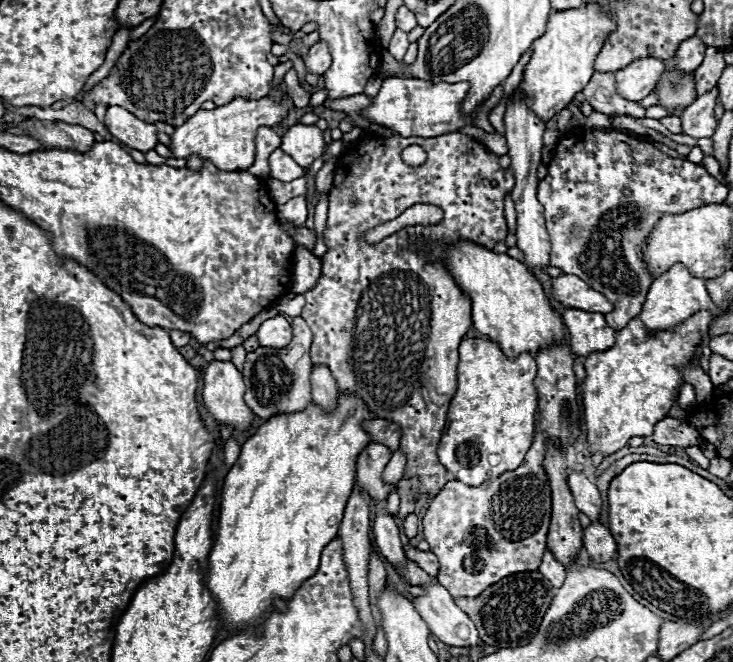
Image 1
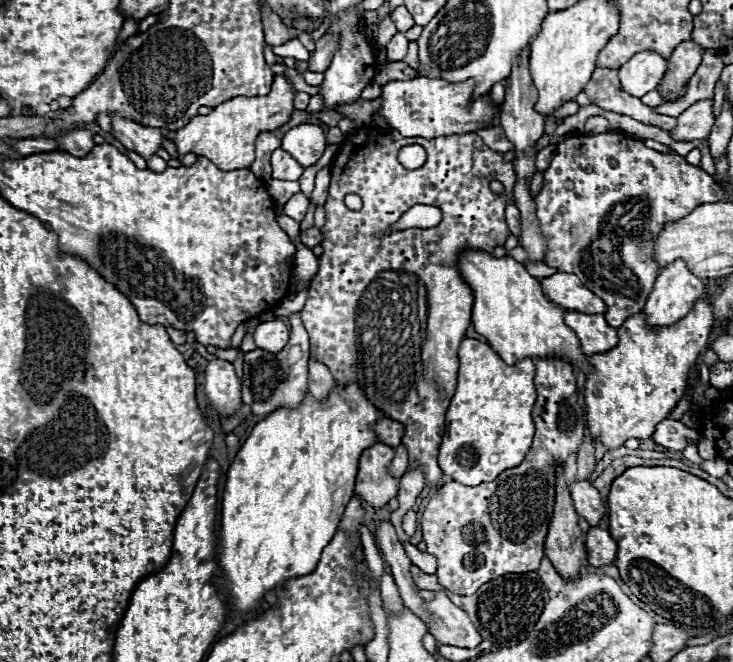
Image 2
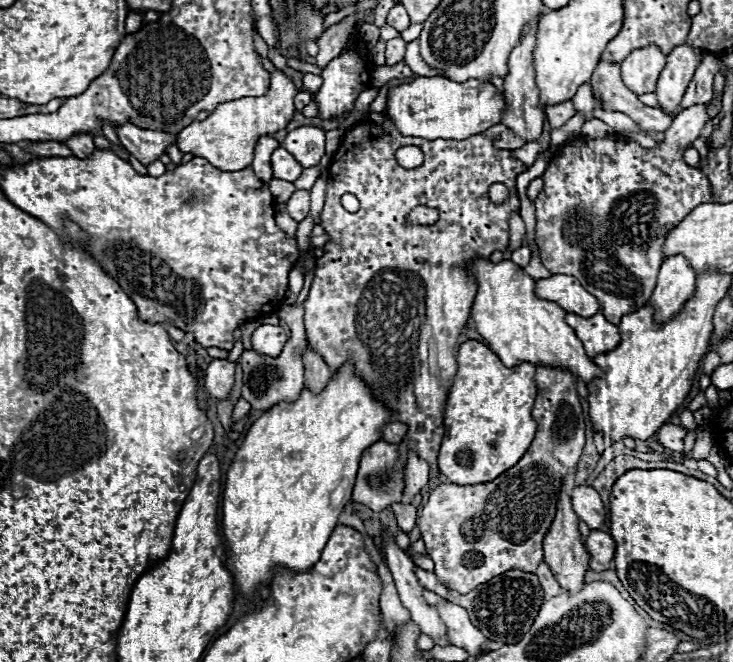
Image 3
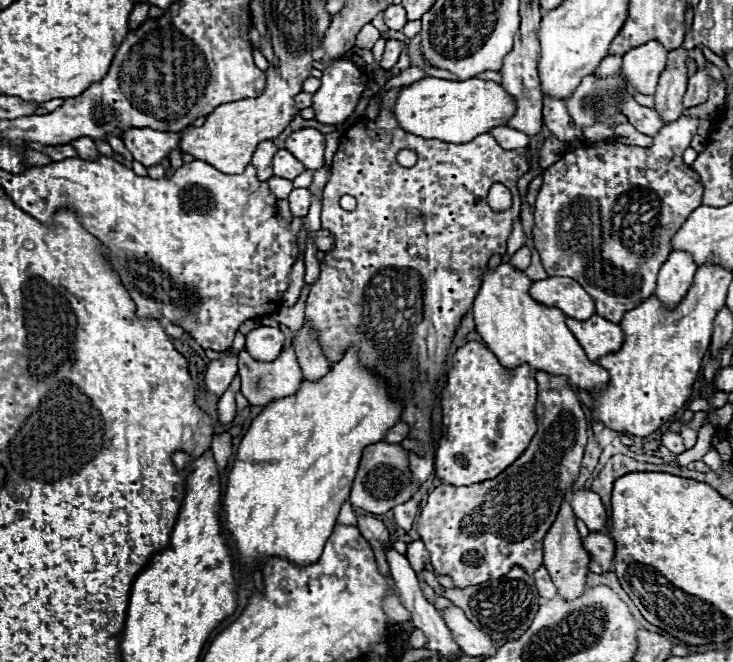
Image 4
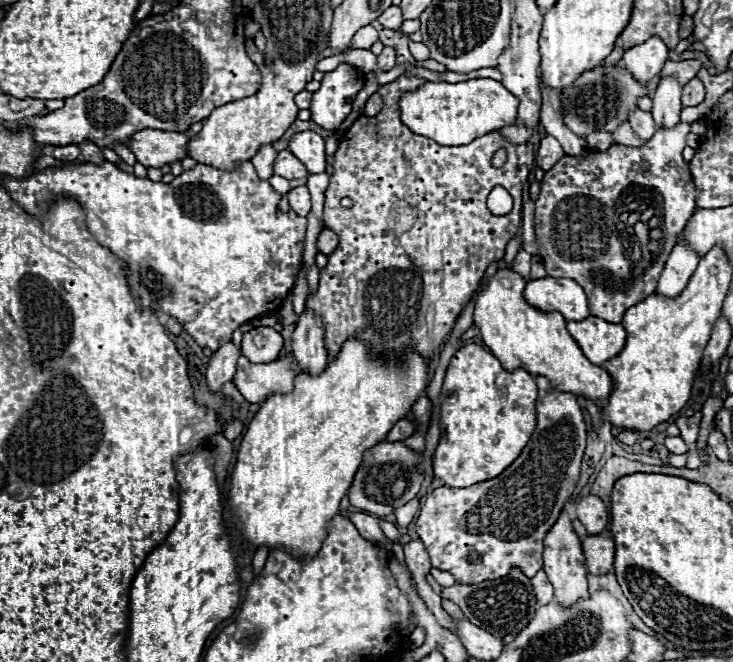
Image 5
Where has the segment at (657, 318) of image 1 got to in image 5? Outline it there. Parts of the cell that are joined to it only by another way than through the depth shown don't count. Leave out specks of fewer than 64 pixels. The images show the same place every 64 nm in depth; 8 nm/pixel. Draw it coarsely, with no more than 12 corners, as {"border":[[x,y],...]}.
{"border":[[678,242],[656,292],[676,298],[698,266],[688,242]]}

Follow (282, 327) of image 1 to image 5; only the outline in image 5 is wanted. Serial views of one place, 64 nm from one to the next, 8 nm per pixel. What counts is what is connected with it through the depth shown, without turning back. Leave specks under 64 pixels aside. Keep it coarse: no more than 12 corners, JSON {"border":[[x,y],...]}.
{"border":[[252,328],[242,336],[242,354],[268,364],[282,350],[274,328]]}

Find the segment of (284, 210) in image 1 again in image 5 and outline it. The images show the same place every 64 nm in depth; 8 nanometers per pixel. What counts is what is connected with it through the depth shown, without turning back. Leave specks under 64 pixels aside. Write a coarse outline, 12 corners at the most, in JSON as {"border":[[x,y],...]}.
{"border":[[306,186],[288,192],[290,208],[298,216],[310,212],[310,192]]}

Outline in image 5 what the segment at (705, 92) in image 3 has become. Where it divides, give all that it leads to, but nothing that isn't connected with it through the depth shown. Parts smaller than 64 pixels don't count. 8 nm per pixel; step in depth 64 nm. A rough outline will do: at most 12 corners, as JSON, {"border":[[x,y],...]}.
{"border":[[692,78],[682,88],[682,104],[698,106],[704,86]]}

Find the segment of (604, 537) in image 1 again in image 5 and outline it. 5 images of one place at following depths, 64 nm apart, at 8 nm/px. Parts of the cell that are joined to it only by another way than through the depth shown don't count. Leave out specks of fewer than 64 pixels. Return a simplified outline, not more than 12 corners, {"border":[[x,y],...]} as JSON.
{"border":[[614,540],[582,542],[588,574],[602,576],[614,564]]}

